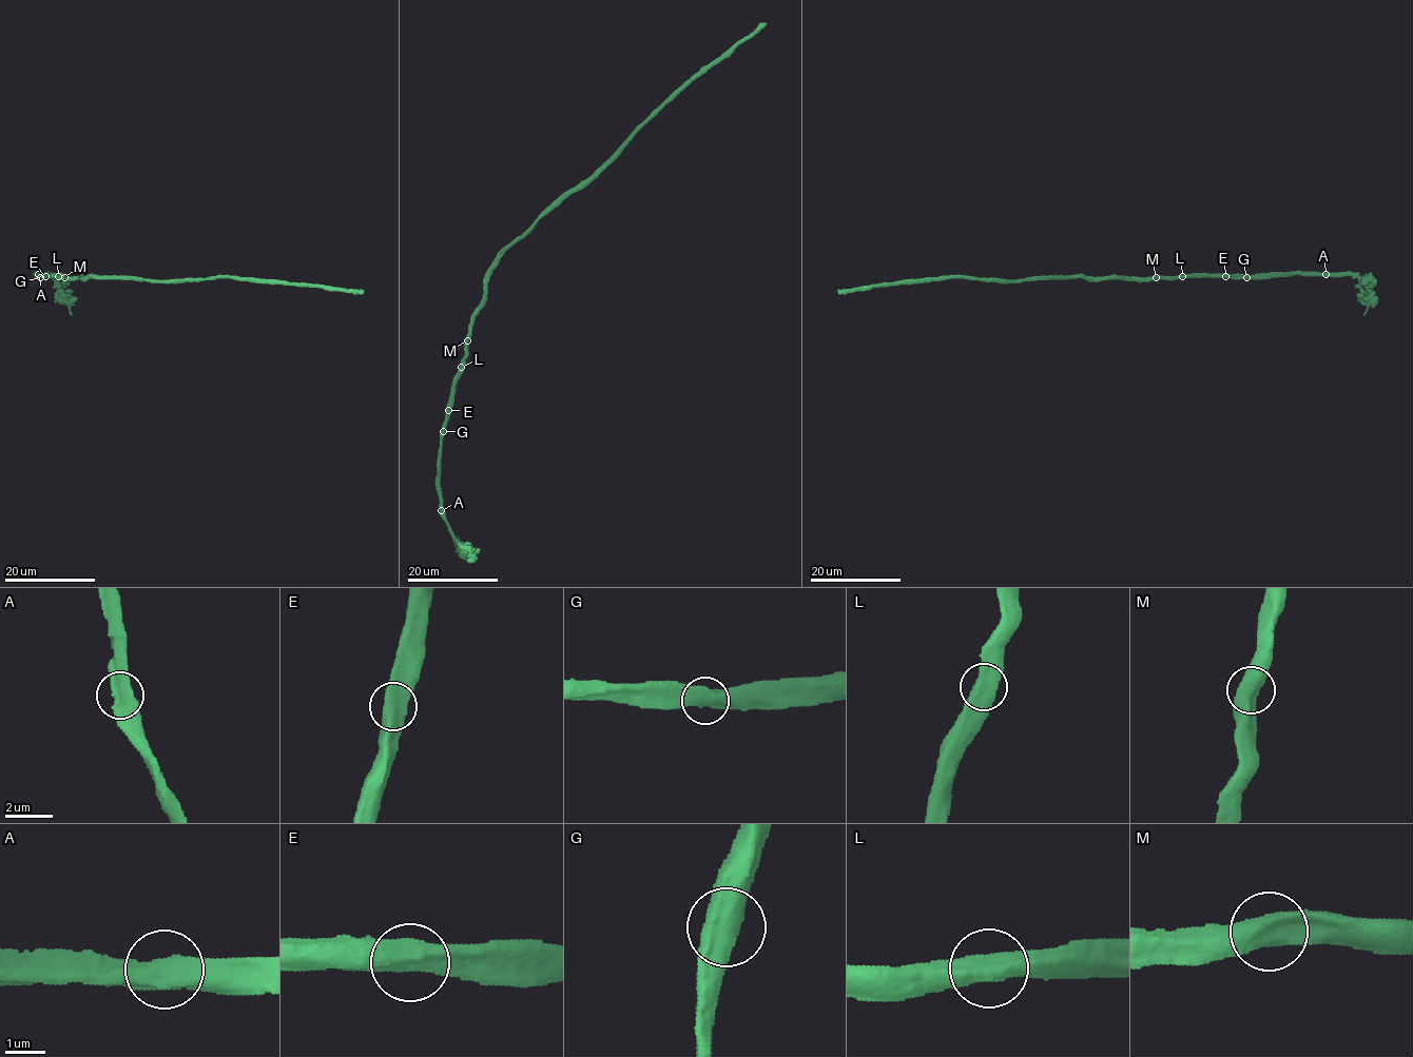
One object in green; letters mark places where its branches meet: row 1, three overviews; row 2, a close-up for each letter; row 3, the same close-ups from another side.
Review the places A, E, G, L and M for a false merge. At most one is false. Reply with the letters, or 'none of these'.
none of these

